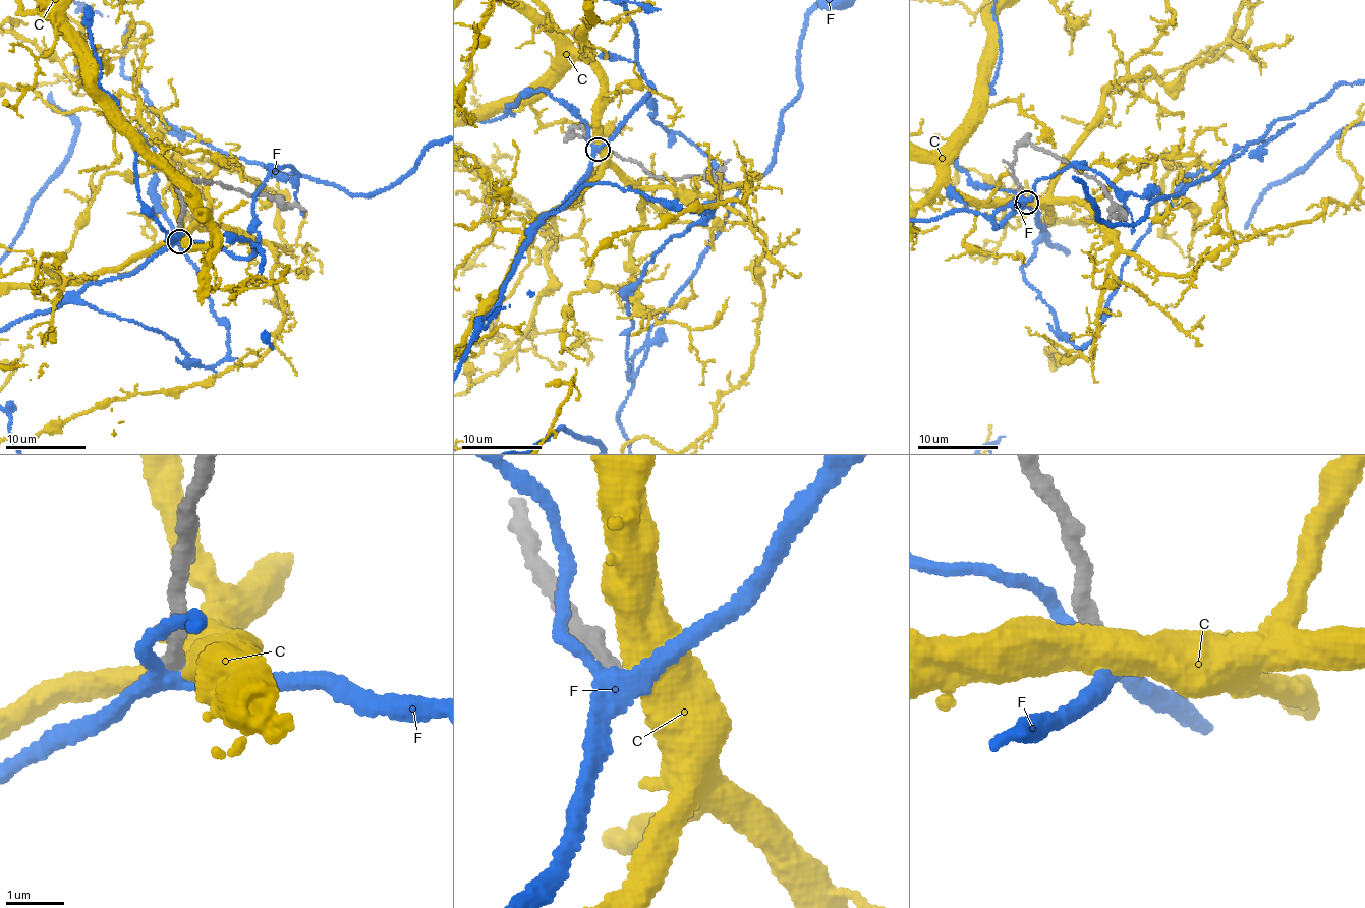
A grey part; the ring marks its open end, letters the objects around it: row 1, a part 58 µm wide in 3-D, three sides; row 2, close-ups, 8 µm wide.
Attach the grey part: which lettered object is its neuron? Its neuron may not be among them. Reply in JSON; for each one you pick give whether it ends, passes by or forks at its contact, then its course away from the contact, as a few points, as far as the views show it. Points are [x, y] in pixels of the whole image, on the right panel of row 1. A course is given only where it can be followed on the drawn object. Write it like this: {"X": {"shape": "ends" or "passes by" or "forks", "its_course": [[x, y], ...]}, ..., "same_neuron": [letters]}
{"same_neuron": []}

